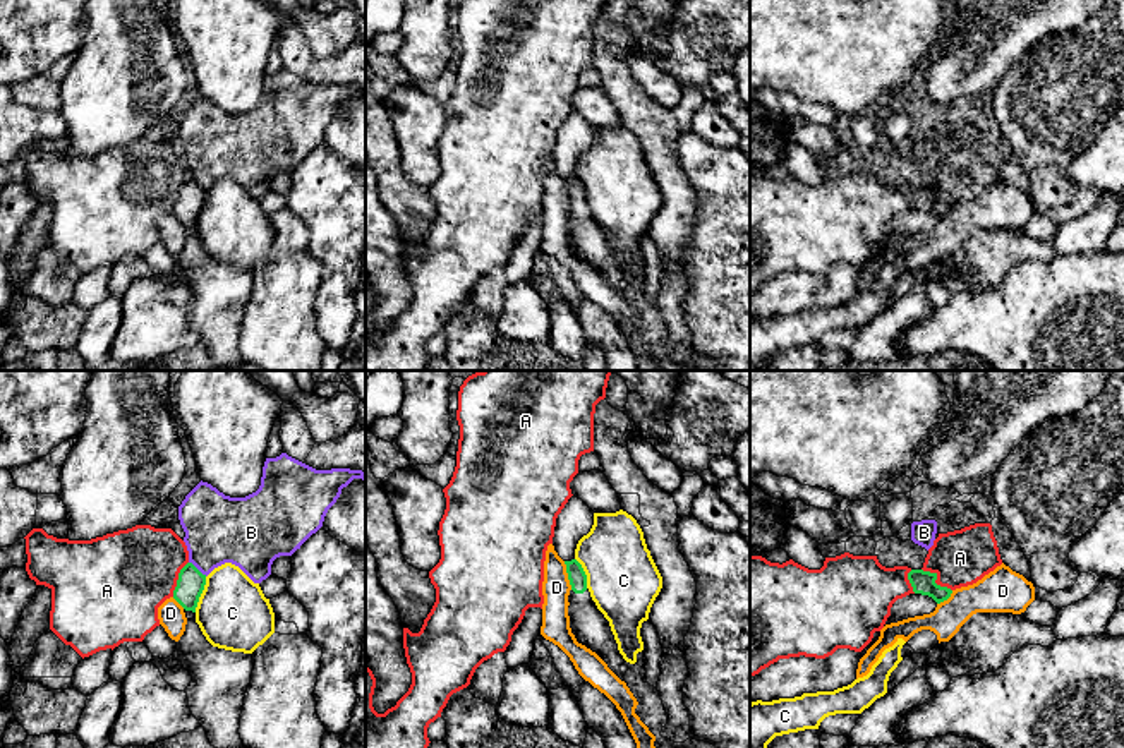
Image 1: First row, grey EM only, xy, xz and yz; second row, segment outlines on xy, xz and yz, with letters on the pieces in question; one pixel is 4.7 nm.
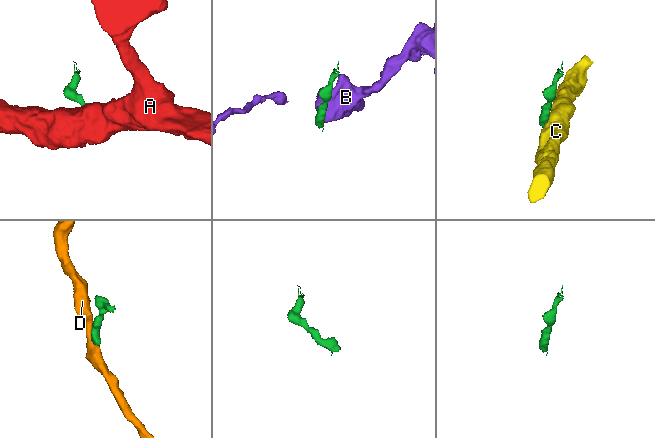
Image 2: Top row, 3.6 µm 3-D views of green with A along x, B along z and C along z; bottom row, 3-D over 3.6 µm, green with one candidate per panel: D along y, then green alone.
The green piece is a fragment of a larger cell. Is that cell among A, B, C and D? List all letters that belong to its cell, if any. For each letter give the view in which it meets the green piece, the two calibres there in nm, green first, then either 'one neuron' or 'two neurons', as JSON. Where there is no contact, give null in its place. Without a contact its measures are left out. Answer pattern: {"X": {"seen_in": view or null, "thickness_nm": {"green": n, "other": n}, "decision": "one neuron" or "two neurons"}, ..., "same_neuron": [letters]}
{"A": {"seen_in": "yz", "thickness_nm": {"green": 110, "other": 260}, "decision": "two neurons"}, "B": {"seen_in": "xy", "thickness_nm": {"green": 130, "other": 320}, "decision": "two neurons"}, "C": {"seen_in": "xy", "thickness_nm": {"green": 130, "other": 340}, "decision": "two neurons"}, "D": {"seen_in": "xz", "thickness_nm": {"green": 90, "other": 130}, "decision": "two neurons"}, "same_neuron": []}

